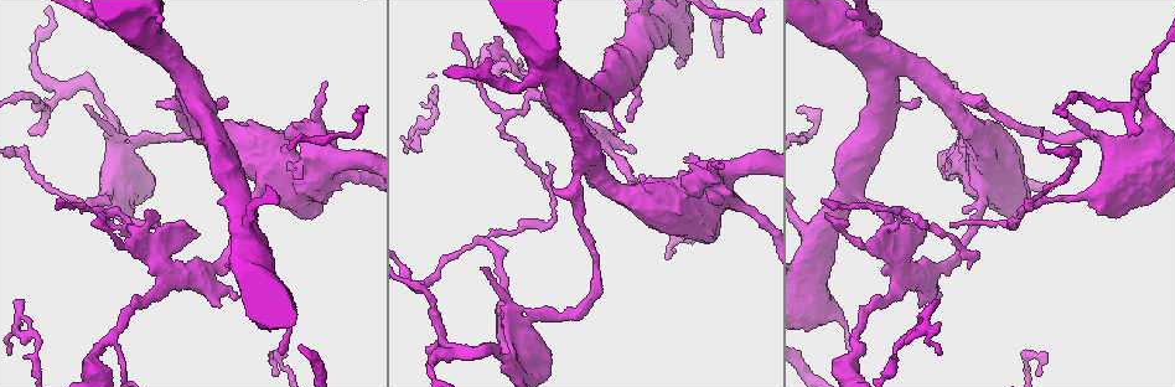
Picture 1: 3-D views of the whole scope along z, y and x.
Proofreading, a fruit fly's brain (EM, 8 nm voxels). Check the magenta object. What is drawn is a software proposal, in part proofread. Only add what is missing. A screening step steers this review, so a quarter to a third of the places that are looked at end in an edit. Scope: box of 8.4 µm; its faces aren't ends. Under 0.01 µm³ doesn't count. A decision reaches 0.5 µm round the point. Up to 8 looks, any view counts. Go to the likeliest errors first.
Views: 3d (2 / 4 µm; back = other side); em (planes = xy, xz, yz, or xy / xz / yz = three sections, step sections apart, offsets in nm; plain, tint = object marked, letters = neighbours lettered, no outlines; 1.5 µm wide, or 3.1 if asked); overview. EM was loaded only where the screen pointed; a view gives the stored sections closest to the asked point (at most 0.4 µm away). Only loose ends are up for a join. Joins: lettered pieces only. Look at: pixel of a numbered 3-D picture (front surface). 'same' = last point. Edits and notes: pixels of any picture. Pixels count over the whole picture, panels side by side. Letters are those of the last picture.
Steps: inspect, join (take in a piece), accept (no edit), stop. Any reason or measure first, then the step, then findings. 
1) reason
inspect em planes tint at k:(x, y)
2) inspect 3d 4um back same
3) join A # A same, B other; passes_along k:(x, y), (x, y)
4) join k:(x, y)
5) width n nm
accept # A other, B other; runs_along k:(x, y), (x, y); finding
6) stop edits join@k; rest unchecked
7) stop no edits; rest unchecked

branch stops here
inspect em xz step 8 tint at 1:(428, 349)

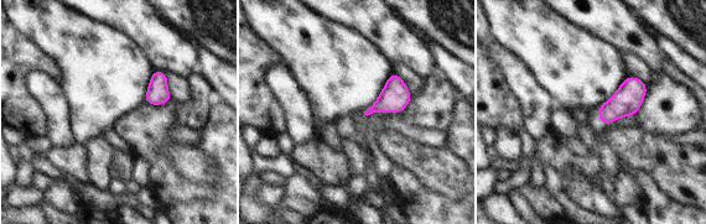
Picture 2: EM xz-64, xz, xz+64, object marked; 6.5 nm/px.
inspect em xy step 8 tint same

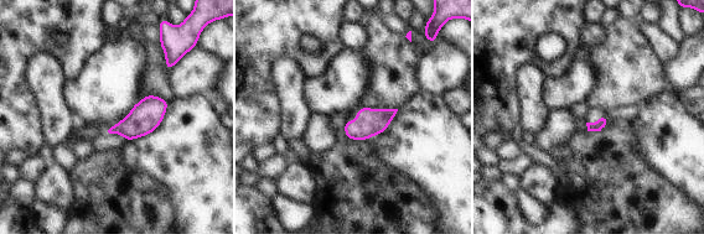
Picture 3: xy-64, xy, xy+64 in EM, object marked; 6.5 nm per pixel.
see the neighbours
inspect em xy step 8 letters same

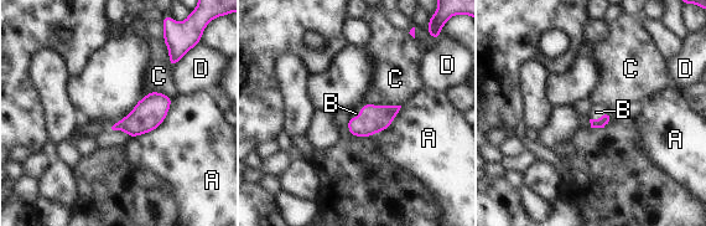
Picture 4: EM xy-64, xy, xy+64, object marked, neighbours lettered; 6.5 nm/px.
join B # A other, B same, C other, D other; passes_along 4:(373, 119), (361, 114), (356, 113); it goes on there

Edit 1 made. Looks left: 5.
inspect overview

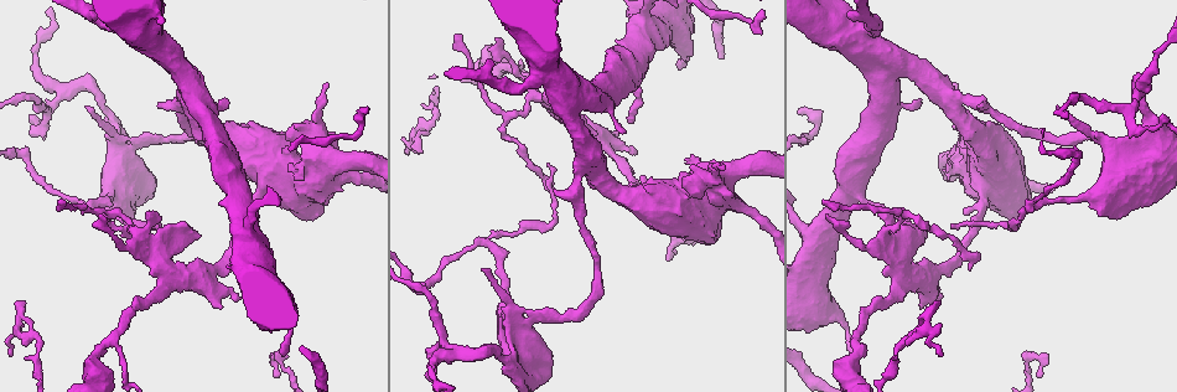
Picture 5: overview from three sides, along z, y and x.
end of a long branch
inspect em xy step 8 tint at 5:(954, 226)

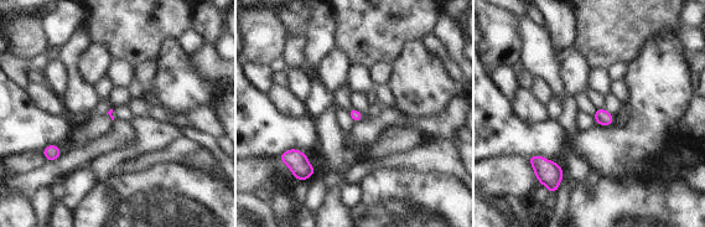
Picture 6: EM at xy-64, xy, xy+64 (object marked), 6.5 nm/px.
cut it another way
inspect em planes letters same

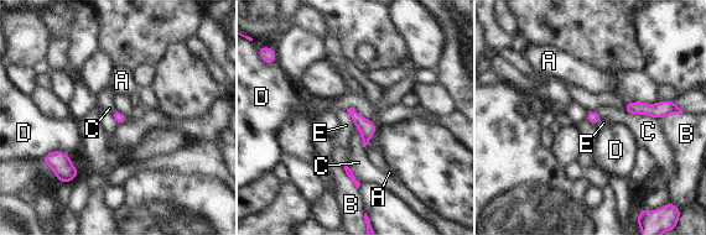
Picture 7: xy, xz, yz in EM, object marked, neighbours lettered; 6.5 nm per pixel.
width 70 nm; longest_contact C 240 nm
accept # A other, B other, C other, D other, E other; none of them fits

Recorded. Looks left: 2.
stop edits join@4; rest unchecked

